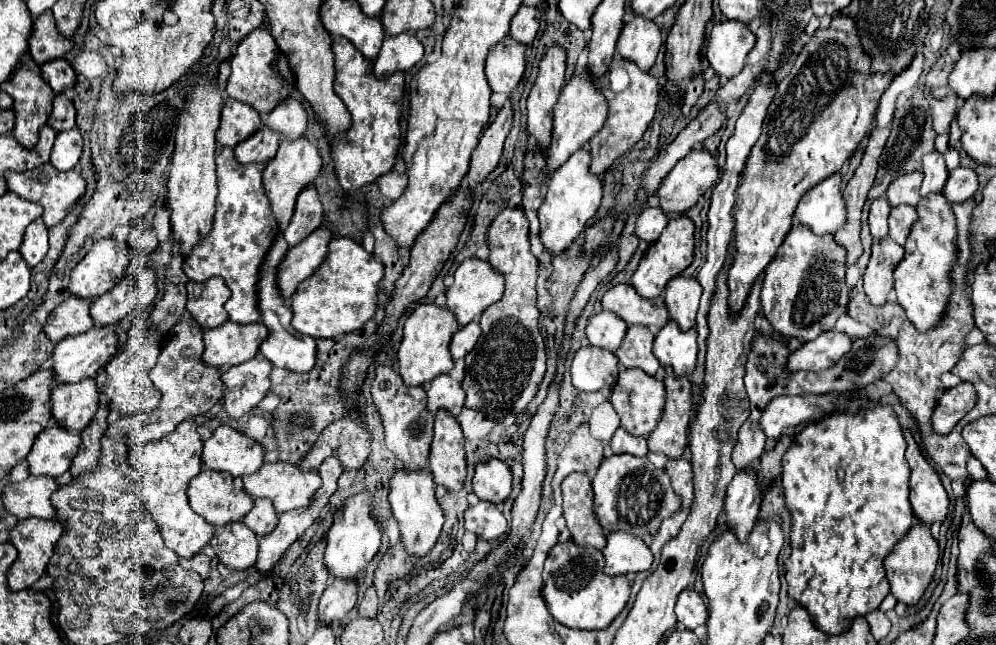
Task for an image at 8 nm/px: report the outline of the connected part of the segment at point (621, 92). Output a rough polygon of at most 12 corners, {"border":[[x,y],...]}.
{"border":[[614,56],[608,118],[590,140],[604,174],[654,118],[658,80]]}

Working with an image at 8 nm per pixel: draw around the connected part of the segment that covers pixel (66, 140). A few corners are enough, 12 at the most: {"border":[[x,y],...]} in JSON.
{"border":[[78,128],[56,136],[50,162],[56,170],[80,164],[84,142]]}

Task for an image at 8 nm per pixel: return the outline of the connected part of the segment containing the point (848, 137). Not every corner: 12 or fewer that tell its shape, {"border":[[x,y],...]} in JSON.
{"border":[[854,18],[796,54],[736,190],[732,312],[806,190],[856,154],[892,72]]}

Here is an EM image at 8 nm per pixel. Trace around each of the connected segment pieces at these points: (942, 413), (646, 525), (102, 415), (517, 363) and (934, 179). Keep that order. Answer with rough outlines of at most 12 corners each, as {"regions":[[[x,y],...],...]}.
{"regions":[[[976,388],[946,390],[932,416],[934,432],[948,434],[974,408]],[[618,428],[592,480],[606,534],[656,536],[682,498]],[[100,404],[82,430],[82,446],[70,468],[72,478],[90,472],[102,454],[108,408]],[[520,206],[488,230],[504,296],[466,356],[466,406],[522,412],[546,370]],[[926,154],[918,222],[894,272],[898,304],[926,332],[954,286],[948,168]]]}

